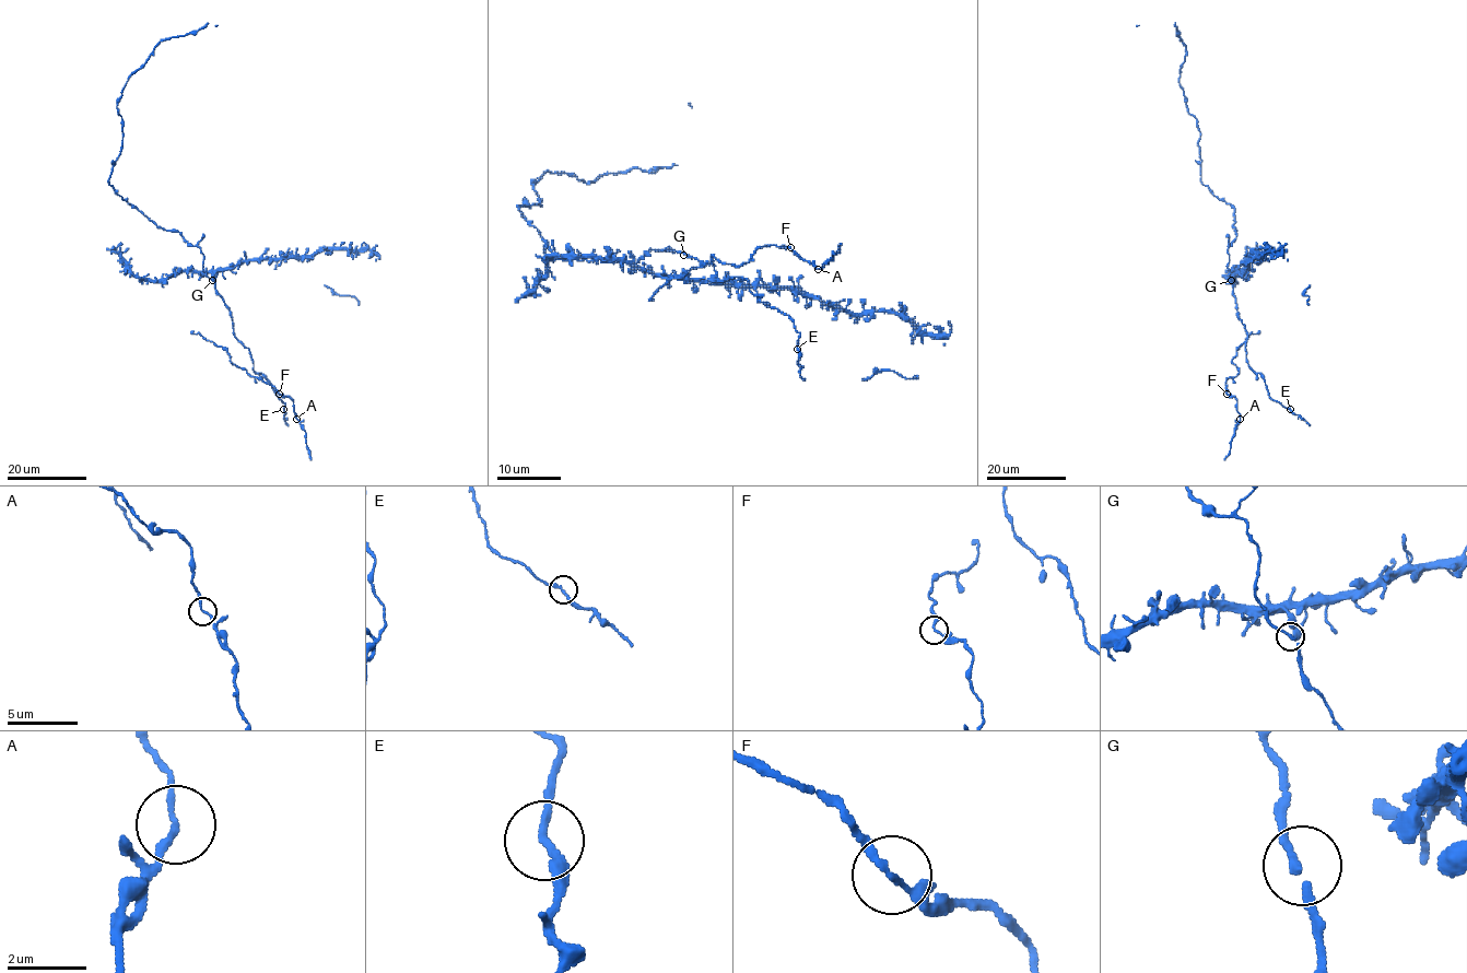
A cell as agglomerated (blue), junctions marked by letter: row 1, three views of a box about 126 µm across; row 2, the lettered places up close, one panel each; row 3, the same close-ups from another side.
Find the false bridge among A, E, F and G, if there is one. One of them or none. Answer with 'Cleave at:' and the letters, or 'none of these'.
Cleave at: none of these

